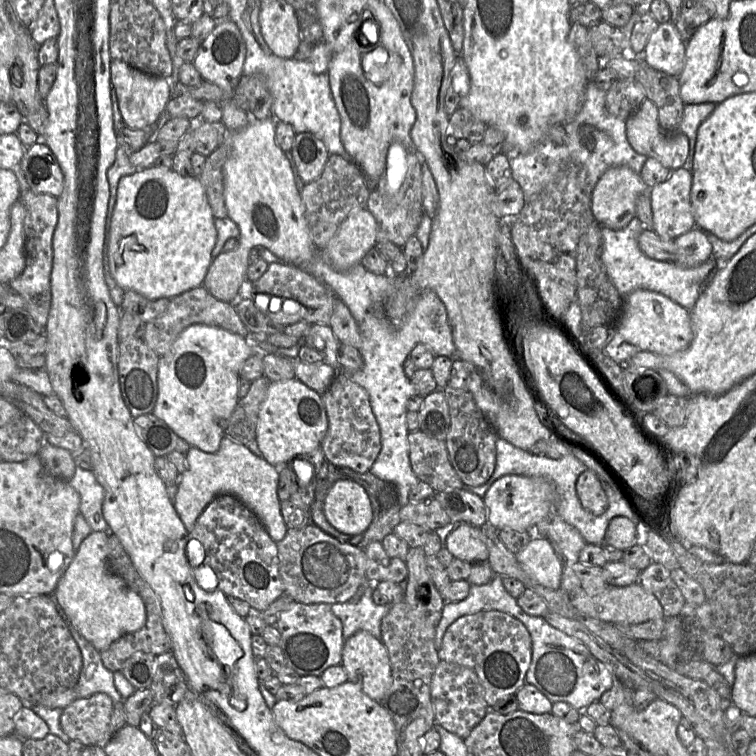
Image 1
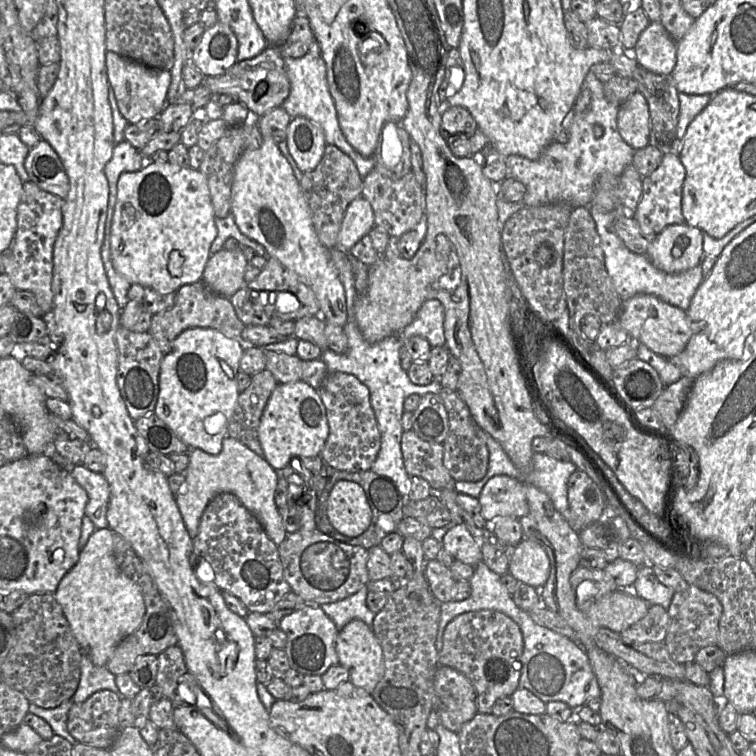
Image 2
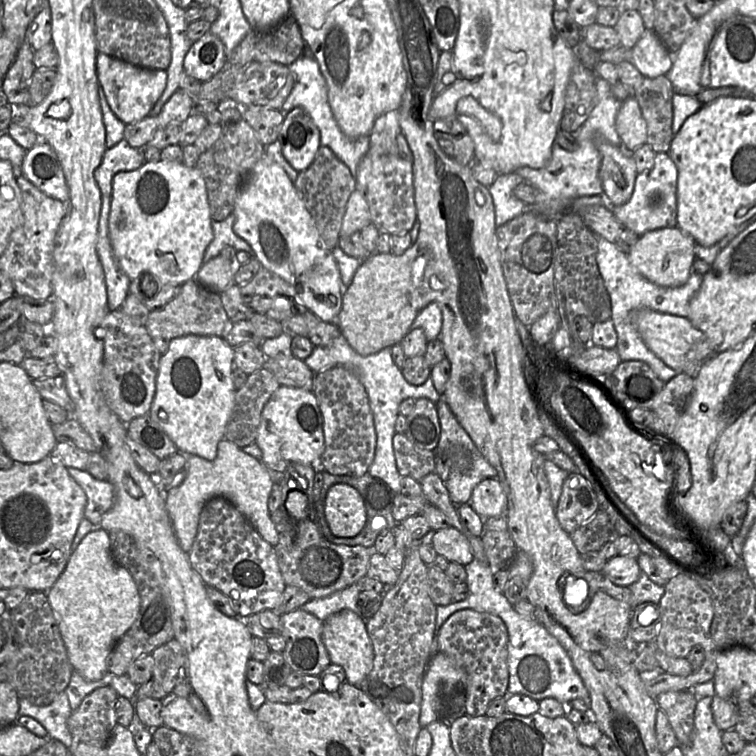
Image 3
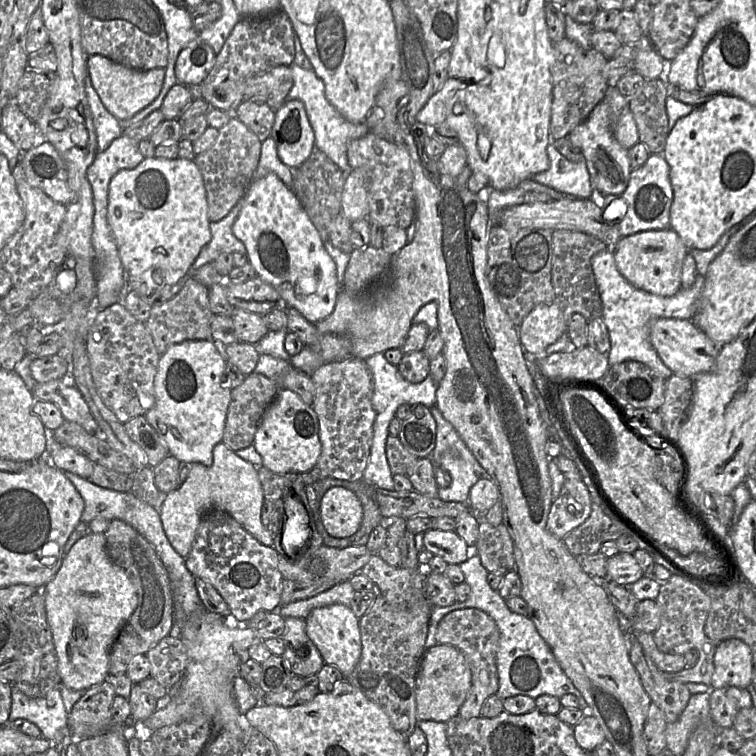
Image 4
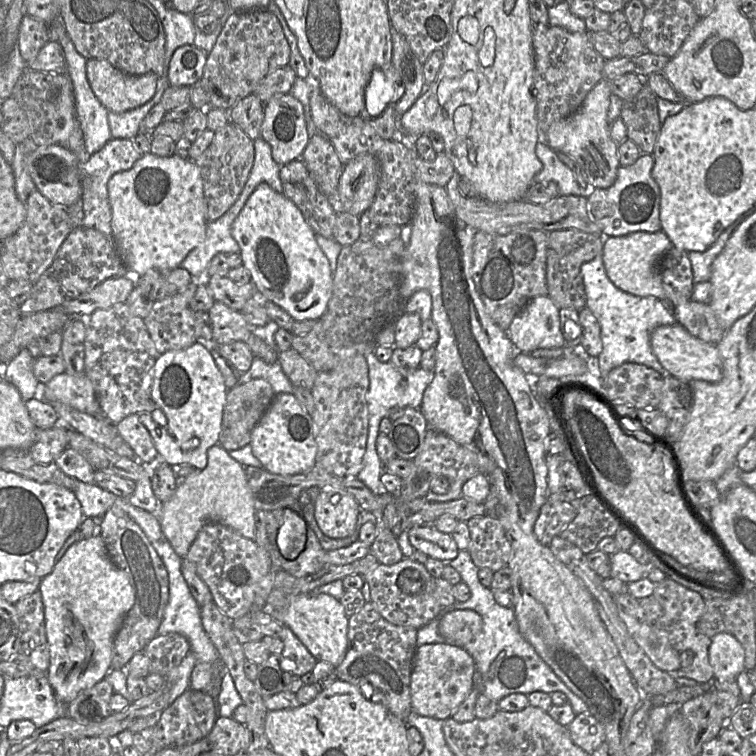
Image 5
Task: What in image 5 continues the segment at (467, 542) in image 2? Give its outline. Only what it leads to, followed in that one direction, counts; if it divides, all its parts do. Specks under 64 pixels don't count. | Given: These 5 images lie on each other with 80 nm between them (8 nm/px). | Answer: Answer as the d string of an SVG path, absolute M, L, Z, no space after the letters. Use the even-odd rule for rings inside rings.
M410 527L407 534L415 550L445 563L454 560L460 551L451 534L434 527Z

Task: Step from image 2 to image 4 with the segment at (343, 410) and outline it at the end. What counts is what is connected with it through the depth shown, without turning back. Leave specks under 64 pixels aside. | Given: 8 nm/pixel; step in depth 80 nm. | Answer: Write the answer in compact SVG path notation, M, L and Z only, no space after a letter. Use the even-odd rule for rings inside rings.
M350 357L325 363L311 377L315 387L312 406L319 419L322 445L317 467L326 477L359 480L363 478L369 461L375 420L371 402L373 380L365 359Z

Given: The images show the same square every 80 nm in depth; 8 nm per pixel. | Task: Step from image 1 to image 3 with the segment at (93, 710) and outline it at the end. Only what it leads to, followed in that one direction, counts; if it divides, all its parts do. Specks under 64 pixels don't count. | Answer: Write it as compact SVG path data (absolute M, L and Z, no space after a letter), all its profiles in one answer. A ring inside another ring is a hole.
M110 685L88 694L67 719L67 727L75 742L105 747L117 719L115 705L118 694Z

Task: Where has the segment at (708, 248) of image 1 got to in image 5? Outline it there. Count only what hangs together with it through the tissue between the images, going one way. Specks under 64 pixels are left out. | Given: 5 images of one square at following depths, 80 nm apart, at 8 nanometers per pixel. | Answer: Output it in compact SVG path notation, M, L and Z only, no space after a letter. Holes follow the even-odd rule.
M662 230L654 233L641 231L626 236L604 237L601 256L609 280L618 289L635 296L665 299L659 264L672 247L670 239Z

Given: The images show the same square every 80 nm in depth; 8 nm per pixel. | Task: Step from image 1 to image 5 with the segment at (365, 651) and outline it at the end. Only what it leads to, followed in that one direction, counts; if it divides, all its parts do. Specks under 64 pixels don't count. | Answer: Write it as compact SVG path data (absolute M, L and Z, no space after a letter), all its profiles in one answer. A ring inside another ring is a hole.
M274 588L269 594L262 611L270 614L284 627L290 628L309 652L317 659L337 667L344 660L348 649L349 617L338 599L328 594L286 595Z

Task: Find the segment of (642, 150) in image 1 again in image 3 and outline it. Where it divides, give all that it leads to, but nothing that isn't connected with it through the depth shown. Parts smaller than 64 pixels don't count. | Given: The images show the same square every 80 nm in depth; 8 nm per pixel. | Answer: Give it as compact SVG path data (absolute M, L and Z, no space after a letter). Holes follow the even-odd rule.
M634 97L622 102L616 115L615 129L626 151L633 152L646 144L647 125Z

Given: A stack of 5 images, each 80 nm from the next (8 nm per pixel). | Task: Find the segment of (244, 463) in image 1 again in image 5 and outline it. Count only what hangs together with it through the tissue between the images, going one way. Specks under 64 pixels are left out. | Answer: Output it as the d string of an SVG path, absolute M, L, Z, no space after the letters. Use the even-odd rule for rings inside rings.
M216 444L208 450L207 466L203 470L195 469L178 484L173 496L161 504L156 514L161 529L180 557L185 558L198 532L208 523L222 524L255 541L256 509L244 469L227 450Z

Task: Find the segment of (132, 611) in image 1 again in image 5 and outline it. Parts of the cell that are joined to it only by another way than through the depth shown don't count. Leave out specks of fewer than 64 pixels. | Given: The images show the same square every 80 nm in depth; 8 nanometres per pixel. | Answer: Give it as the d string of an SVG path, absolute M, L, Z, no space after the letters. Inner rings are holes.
M100 535L82 538L70 546L51 573L42 579L39 591L50 654L47 678L59 702L67 705L82 691L105 679L111 670L114 639L135 602L135 593L126 573L110 559Z

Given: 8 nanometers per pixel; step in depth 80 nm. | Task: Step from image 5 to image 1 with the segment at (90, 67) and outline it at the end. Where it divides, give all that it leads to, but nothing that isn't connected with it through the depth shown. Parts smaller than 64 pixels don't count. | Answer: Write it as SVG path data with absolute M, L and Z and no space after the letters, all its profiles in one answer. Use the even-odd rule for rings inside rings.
M114 59L111 61L110 79L116 91L124 124L131 129L154 127L172 97L172 83L169 79L146 74L123 61Z

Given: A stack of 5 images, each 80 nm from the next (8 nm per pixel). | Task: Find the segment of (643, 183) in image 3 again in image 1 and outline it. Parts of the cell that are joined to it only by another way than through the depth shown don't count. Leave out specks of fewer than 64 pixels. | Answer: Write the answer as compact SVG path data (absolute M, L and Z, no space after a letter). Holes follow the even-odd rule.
M685 167L671 171L669 178L650 188L652 231L664 240L692 230L696 224L690 192L692 173Z

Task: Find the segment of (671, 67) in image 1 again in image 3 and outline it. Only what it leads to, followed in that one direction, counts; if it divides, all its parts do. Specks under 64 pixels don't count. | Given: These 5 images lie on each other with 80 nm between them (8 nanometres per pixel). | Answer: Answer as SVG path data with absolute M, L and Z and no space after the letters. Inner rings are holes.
M645 30L631 50L631 61L645 78L657 78L671 70L673 54L653 30Z

